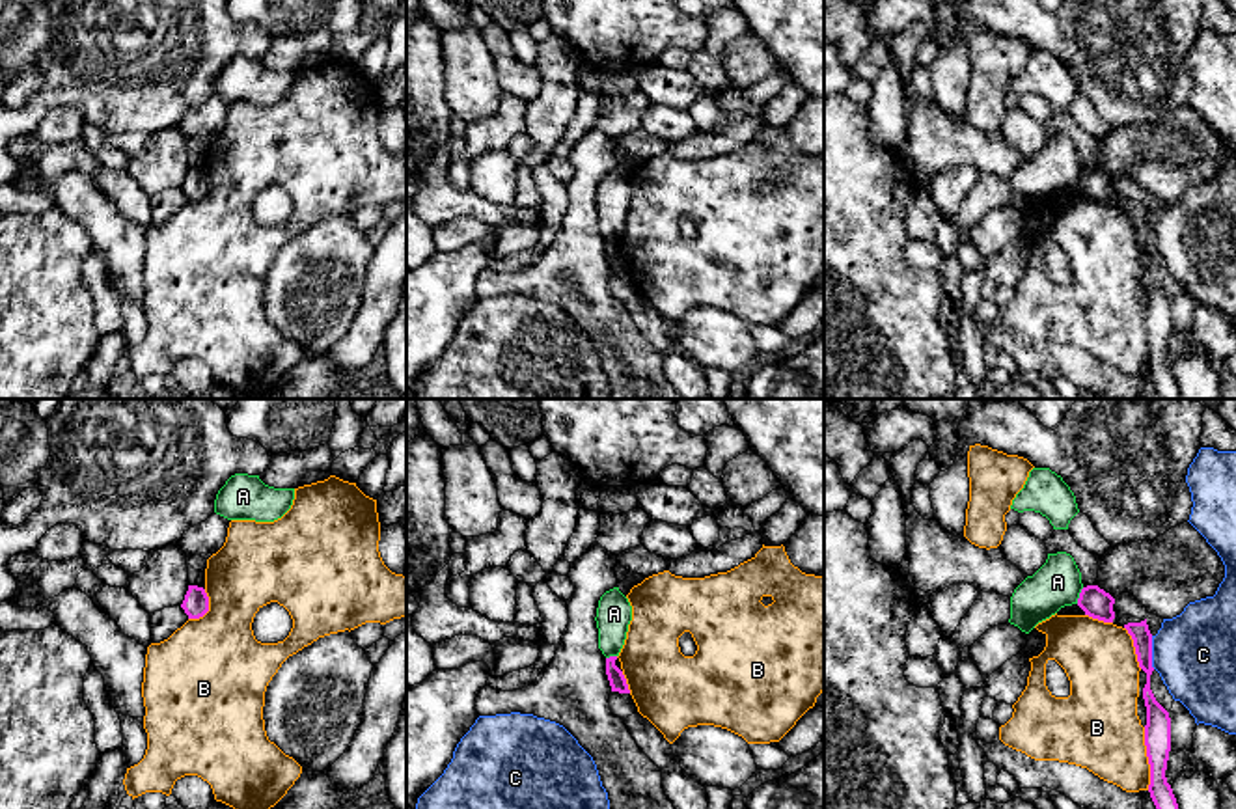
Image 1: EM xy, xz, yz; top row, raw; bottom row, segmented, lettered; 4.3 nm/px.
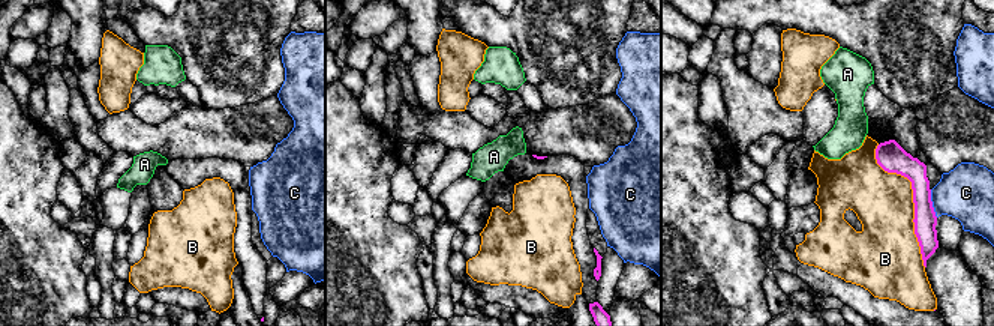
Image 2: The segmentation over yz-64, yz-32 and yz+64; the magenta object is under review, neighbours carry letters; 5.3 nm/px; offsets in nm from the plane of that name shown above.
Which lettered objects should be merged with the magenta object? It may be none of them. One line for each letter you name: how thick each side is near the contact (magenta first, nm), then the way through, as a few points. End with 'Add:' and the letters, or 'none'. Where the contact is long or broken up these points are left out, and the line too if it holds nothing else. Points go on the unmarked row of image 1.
Add: none

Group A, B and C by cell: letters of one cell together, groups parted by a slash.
A / B / C

